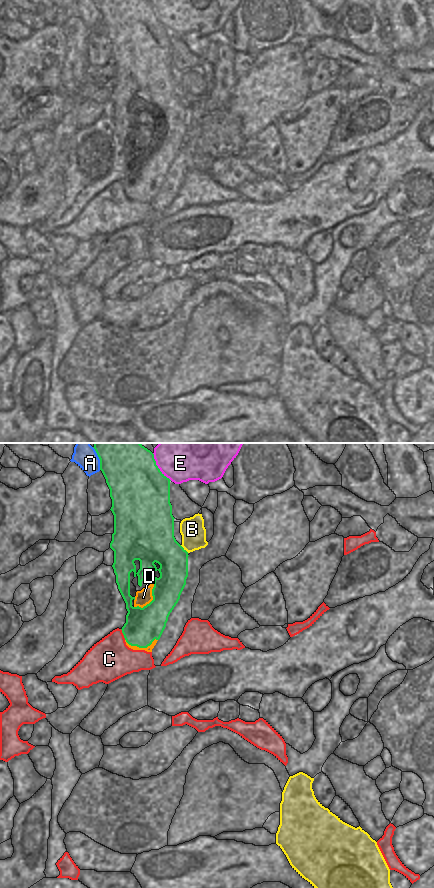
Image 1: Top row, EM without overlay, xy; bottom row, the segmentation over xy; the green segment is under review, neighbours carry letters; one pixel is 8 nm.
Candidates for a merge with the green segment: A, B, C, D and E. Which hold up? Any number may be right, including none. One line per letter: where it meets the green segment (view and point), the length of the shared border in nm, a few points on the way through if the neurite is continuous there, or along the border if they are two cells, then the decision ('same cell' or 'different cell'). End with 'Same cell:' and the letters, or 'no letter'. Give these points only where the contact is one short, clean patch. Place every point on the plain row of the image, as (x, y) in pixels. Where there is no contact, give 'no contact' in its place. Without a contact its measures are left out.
A: xy (99, 10) | 190 nm | different cell
B: xy (183, 100) | 90 nm | different cell
C: xy (123, 186) | 100 nm | different cell
D: xy (153, 151) | 280 nm | same cell
E: xy (157, 19) | 280 nm | different cell
Same cell: D

